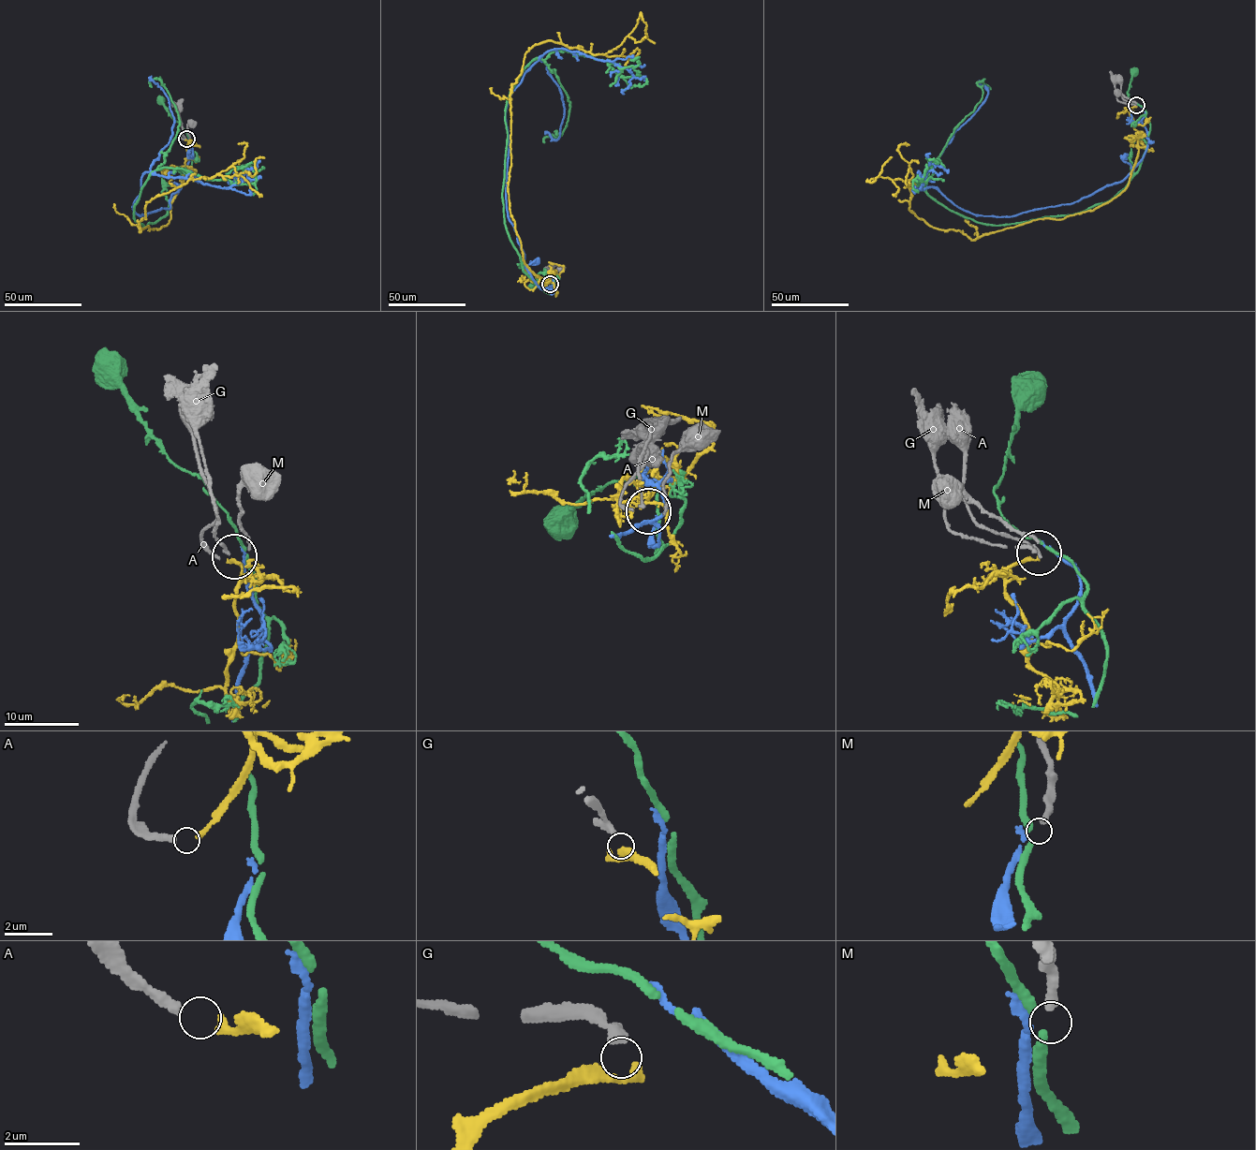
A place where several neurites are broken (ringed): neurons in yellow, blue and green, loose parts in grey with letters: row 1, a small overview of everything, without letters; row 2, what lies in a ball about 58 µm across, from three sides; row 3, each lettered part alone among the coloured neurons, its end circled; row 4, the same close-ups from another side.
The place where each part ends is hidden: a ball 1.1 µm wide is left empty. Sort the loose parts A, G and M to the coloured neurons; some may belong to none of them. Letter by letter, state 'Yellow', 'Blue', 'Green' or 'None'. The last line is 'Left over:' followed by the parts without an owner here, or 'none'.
A: Yellow
G: None
M: None
Left over: G, M

